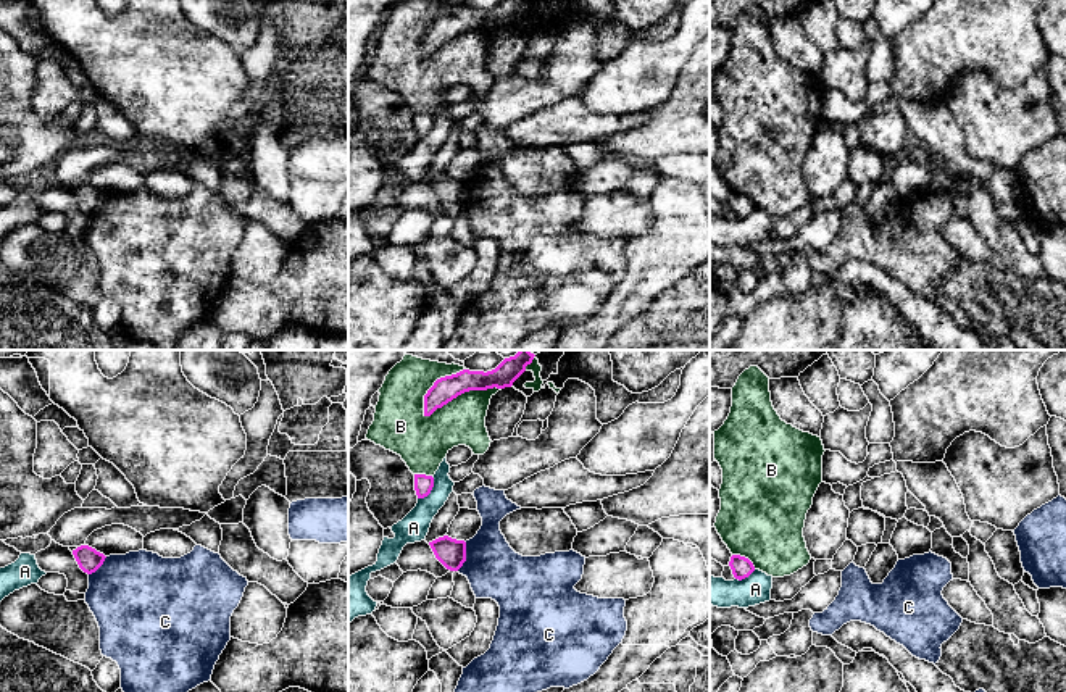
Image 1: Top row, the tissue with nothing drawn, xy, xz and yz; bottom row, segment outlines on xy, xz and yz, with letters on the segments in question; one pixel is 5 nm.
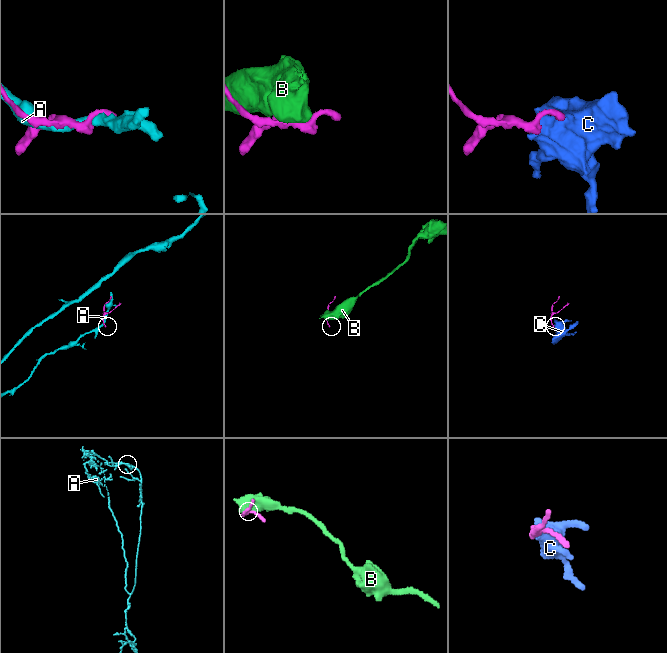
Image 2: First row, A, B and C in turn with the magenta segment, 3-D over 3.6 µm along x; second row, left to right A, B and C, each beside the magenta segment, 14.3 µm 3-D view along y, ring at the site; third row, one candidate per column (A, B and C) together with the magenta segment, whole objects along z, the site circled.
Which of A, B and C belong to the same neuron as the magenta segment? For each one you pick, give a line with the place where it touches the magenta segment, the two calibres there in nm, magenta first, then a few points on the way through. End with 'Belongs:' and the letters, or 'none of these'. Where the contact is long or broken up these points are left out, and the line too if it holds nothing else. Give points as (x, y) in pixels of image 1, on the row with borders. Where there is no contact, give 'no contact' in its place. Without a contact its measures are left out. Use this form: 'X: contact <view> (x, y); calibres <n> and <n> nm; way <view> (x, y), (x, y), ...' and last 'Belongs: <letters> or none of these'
Belongs: none of these

